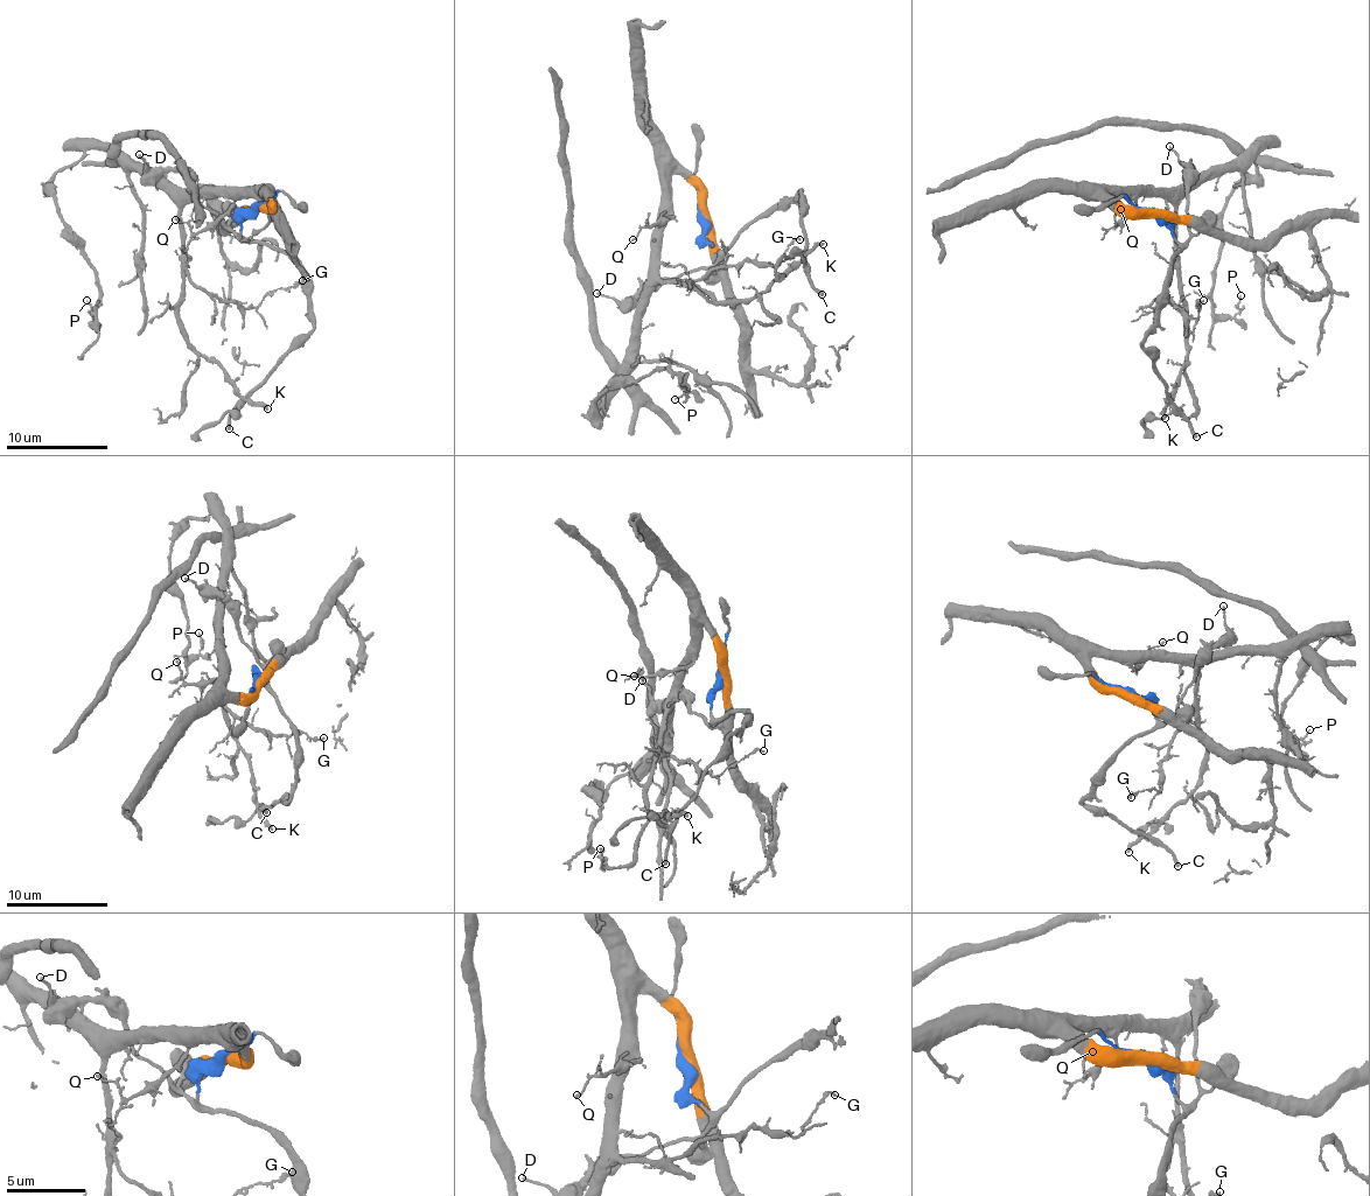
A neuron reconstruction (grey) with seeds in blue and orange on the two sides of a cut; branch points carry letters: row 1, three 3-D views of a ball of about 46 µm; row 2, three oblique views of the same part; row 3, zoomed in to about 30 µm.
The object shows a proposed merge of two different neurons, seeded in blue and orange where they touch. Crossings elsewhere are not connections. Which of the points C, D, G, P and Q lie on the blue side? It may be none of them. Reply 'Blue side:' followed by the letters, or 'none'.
Blue side: C, D

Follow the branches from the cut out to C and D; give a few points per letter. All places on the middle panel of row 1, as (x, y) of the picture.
C: (703, 215), (706, 239), (724, 249), (770, 211), (795, 204), (803, 191), (805, 258), (823, 295)
D: (703, 215), (705, 237), (718, 259), (678, 278), (661, 278), (622, 300), (596, 294)

